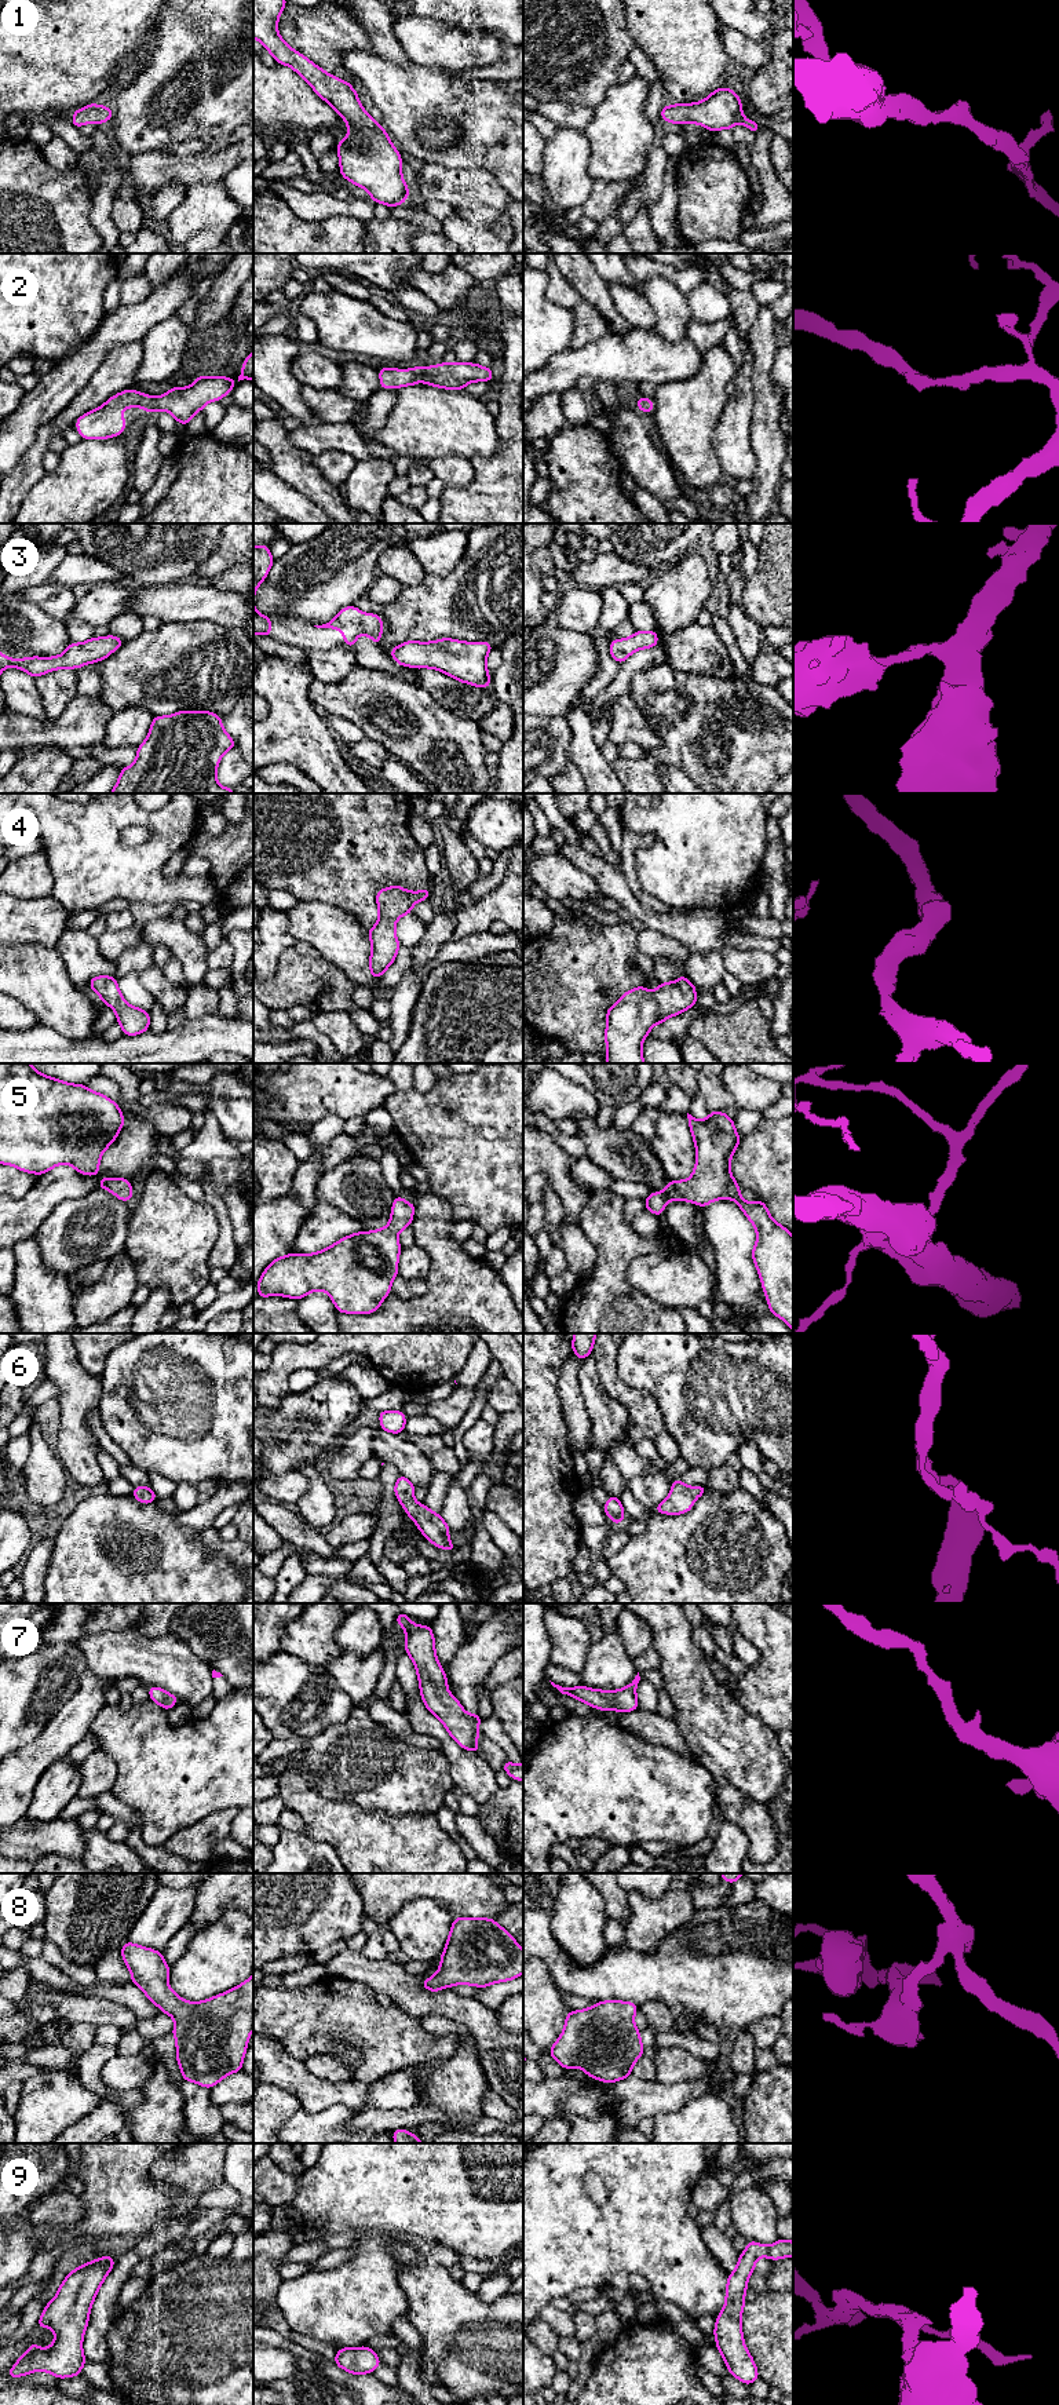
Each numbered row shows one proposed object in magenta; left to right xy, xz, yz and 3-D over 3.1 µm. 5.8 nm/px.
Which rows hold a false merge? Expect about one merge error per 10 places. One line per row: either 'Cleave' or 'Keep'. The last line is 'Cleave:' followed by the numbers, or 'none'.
1: Keep
2: Keep
3: Keep
4: Keep
5: Keep
6: Keep
7: Keep
8: Keep
9: Keep
Cleave: none

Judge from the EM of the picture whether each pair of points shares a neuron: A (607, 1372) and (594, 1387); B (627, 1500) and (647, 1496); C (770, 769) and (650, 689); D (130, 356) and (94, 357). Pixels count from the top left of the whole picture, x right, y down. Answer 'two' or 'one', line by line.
A: two
B: two
C: one
D: two

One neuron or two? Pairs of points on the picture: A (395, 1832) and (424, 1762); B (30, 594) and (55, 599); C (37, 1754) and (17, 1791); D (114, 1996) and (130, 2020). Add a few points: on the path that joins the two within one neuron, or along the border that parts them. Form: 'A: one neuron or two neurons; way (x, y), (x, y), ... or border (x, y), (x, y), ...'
A: two neurons; border (371, 1810), (382, 1810), (390, 1814), (434, 1814)
B: one neuron; way (36, 595), (50, 595)
C: one neuron; way (29, 1763), (17, 1776), (17, 1781)
D: two neurons; border (90, 1997), (105, 1997), (119, 2003), (138, 2018)

